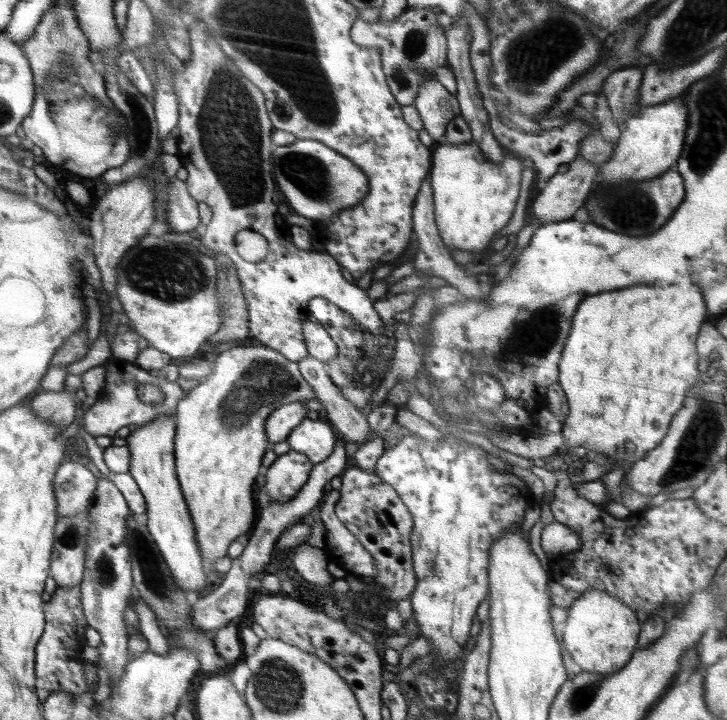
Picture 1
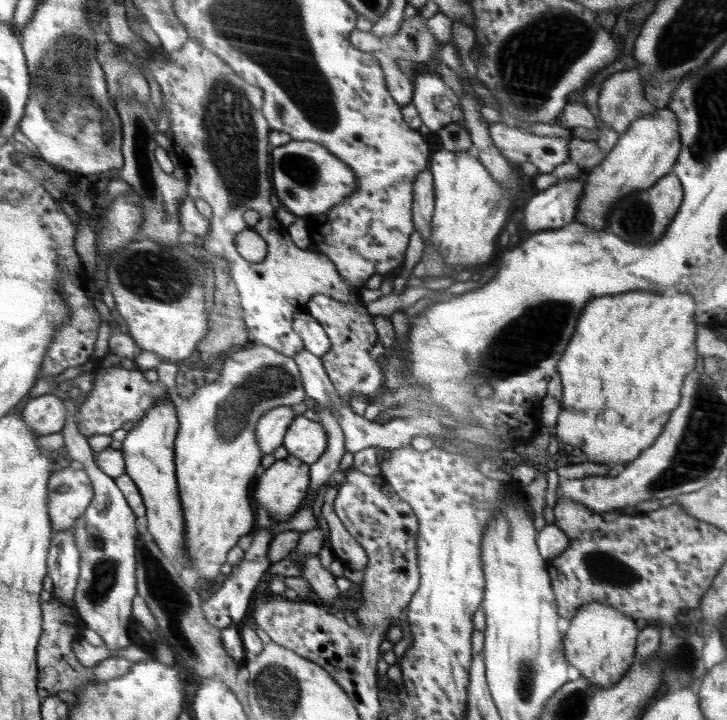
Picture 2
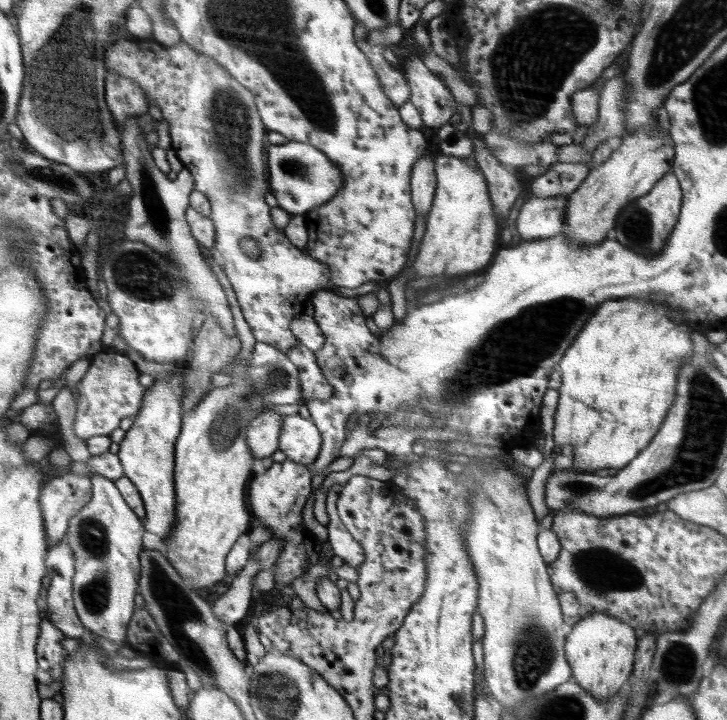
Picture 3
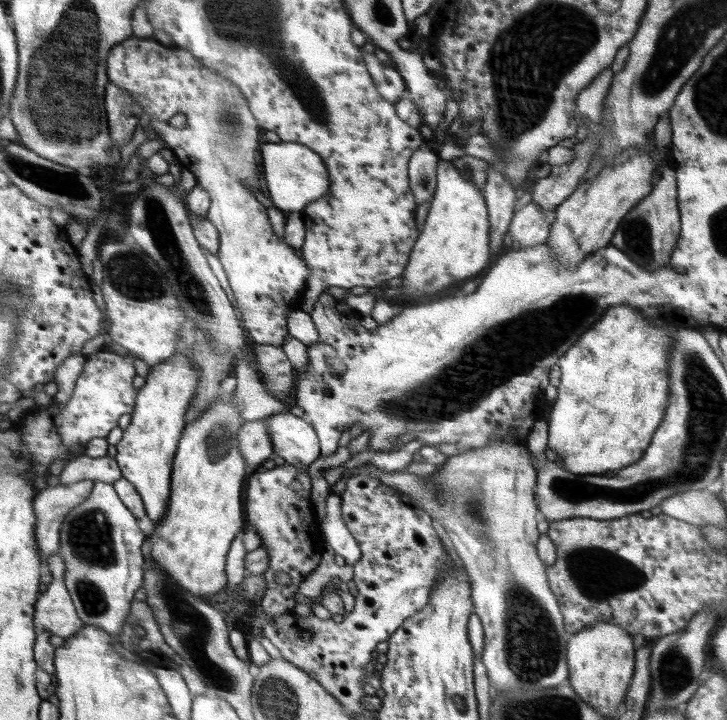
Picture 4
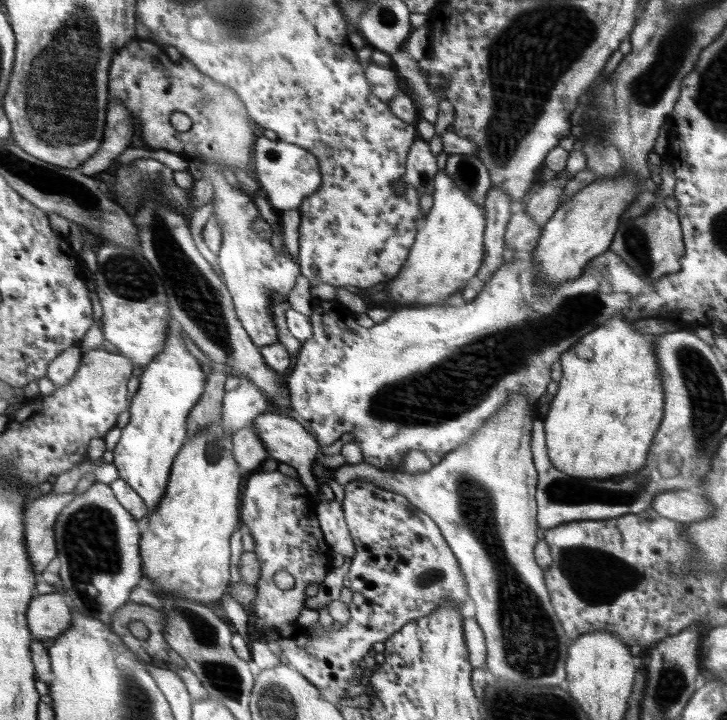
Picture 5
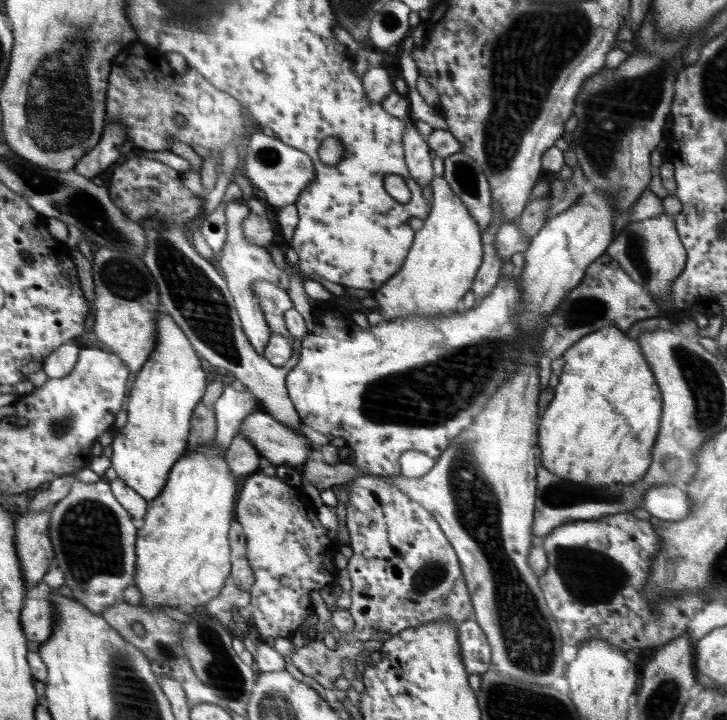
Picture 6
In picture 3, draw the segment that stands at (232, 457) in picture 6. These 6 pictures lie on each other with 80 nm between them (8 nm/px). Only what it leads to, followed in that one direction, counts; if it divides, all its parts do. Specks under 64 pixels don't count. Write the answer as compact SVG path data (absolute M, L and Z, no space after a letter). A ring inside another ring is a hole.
M274 410L260 413L249 426L248 445L258 460L272 457L278 450L279 434L284 416Z

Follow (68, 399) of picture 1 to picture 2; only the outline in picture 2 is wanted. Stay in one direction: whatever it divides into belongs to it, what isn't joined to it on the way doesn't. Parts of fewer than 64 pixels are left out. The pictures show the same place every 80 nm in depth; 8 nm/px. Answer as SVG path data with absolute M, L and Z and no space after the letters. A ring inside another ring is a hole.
M43 395L29 400L26 407L20 409L26 426L34 433L46 435L60 433L66 424L66 407L61 395Z

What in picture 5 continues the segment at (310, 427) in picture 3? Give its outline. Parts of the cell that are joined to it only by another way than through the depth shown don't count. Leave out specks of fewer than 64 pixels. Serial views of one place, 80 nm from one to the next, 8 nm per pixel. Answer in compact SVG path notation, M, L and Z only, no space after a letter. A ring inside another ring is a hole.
M266 413L258 416L252 423L255 434L260 437L269 459L274 459L278 463L284 463L297 470L299 478L308 487L310 493L316 494L319 484L313 477L313 465L320 456L320 442L311 435L304 426L288 415Z

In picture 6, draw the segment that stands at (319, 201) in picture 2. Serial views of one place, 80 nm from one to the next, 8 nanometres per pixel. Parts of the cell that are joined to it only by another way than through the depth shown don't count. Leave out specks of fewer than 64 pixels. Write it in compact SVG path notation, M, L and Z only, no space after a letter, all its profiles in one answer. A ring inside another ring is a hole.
M254 129L247 140L245 155L241 158L241 168L242 173L250 180L255 191L260 190L266 194L265 203L277 207L294 205L300 194L313 183L314 177L316 177L313 159L305 151L288 146L281 139L267 136Z

